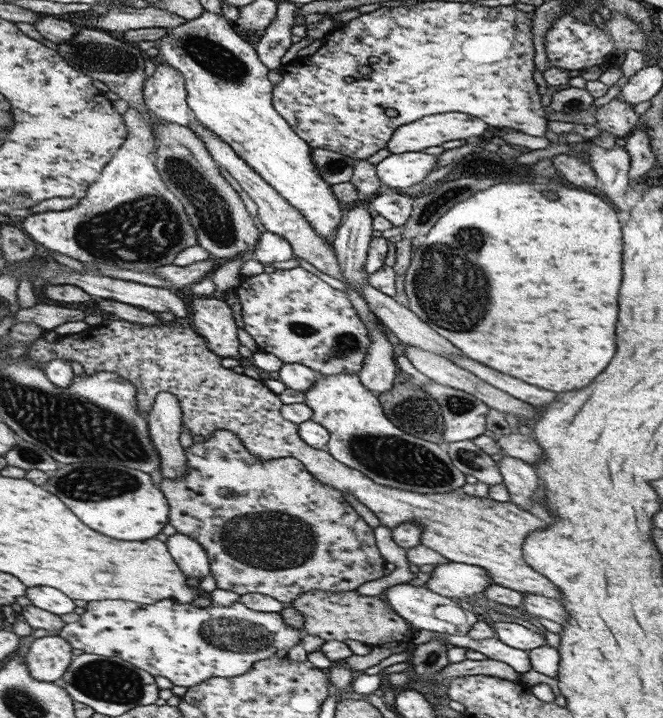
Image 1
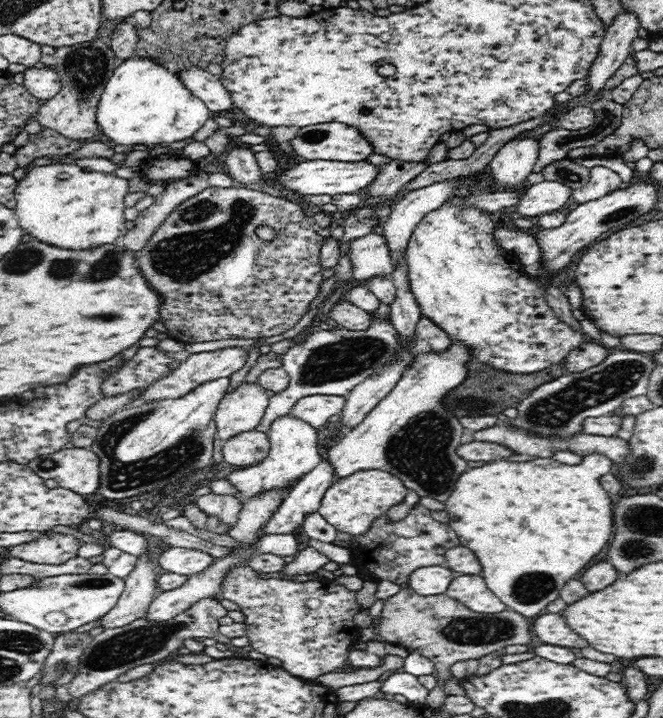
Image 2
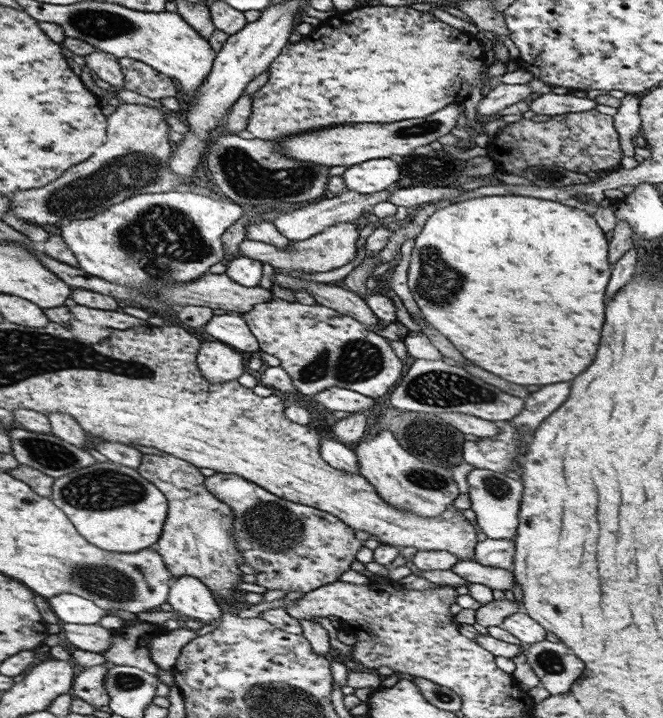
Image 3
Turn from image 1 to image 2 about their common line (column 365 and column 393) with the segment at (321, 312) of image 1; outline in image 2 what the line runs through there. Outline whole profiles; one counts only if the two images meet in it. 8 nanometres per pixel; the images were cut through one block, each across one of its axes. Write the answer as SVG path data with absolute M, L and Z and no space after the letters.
M370 311L369 315L372 324L368 330L357 332L338 325L333 330L316 330L314 334L307 336L306 342L292 345L282 356L281 364L282 369L289 374L289 385L286 390L269 398L264 418L254 429L267 433L274 419L288 415L295 403L306 396L346 396L370 374L382 368L390 358L398 358L398 350L406 350L406 347L400 345L403 338L399 336L391 320L380 320L375 311Z

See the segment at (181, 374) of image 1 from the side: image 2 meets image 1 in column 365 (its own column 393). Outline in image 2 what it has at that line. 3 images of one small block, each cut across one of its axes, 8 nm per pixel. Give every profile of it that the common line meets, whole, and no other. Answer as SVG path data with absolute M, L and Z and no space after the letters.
M358 470L347 477L336 479L324 493L317 511L337 531L352 537L360 536L377 518L386 515L392 506L402 502L408 491L400 479L384 470Z

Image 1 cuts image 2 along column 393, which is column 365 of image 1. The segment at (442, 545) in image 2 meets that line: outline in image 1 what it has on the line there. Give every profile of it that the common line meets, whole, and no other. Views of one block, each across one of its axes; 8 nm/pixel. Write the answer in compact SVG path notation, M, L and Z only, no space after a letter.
M216 430L210 439L194 442L185 449L188 461L188 472L180 478L163 478L160 482L160 490L164 493L169 504L169 523L179 534L189 537L192 541L198 542L206 551L210 560L210 574L216 580L217 588L230 590L236 594L266 594L276 600L289 604L294 602L300 594L312 592L312 590L326 590L326 592L346 592L346 590L356 590L364 582L382 578L386 572L387 561L382 558L375 542L375 532L362 516L348 503L339 490L328 484L316 480L313 475L306 470L306 467L298 458L276 458L274 460L258 460L252 456L244 442L230 430Z

